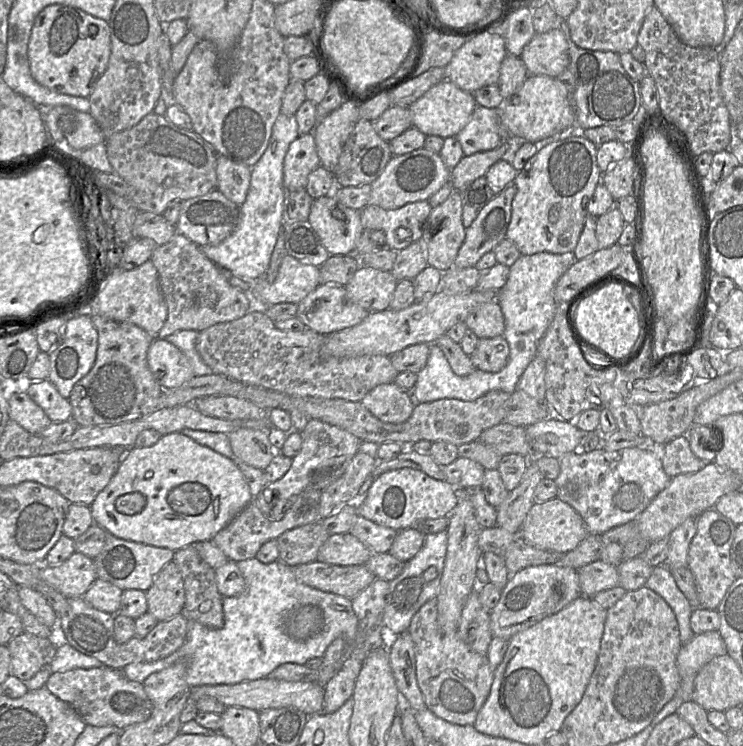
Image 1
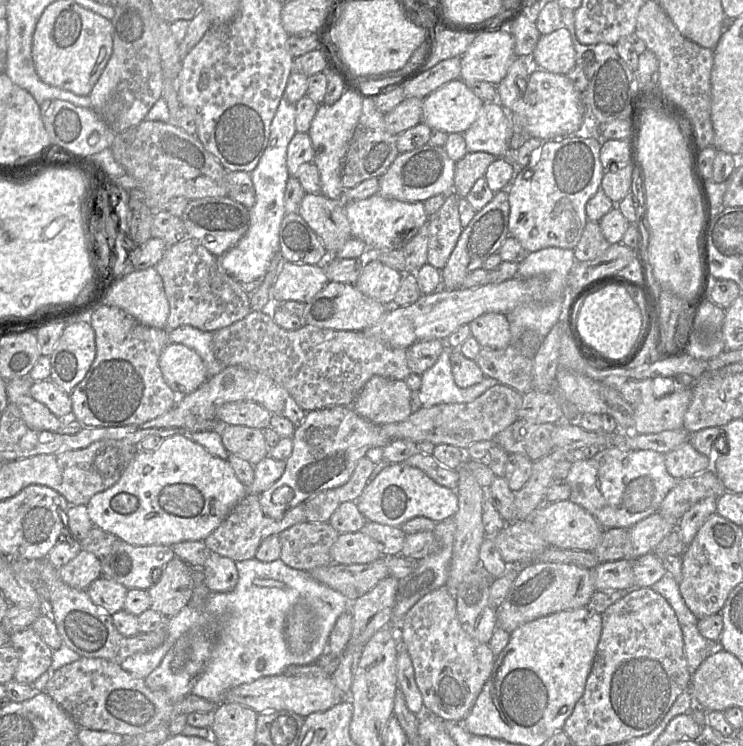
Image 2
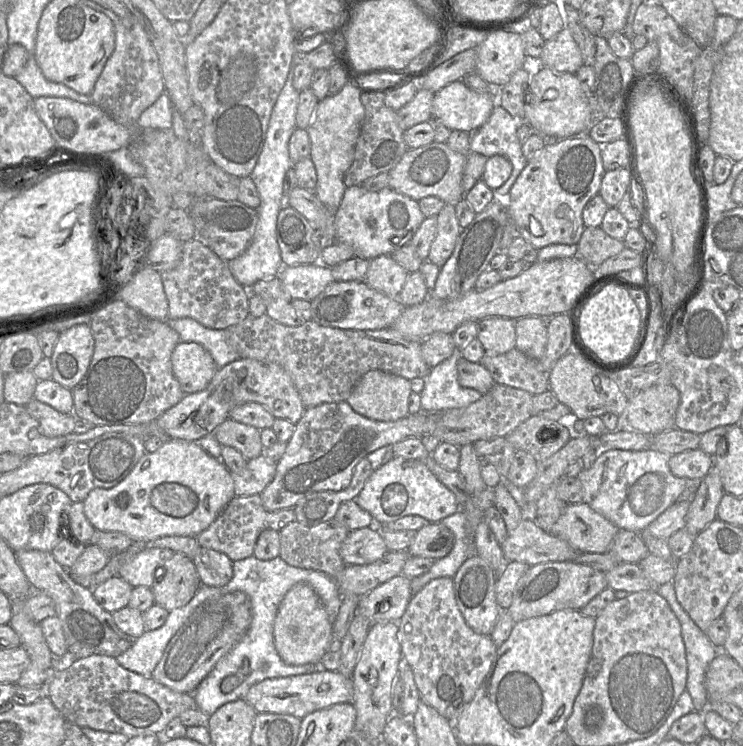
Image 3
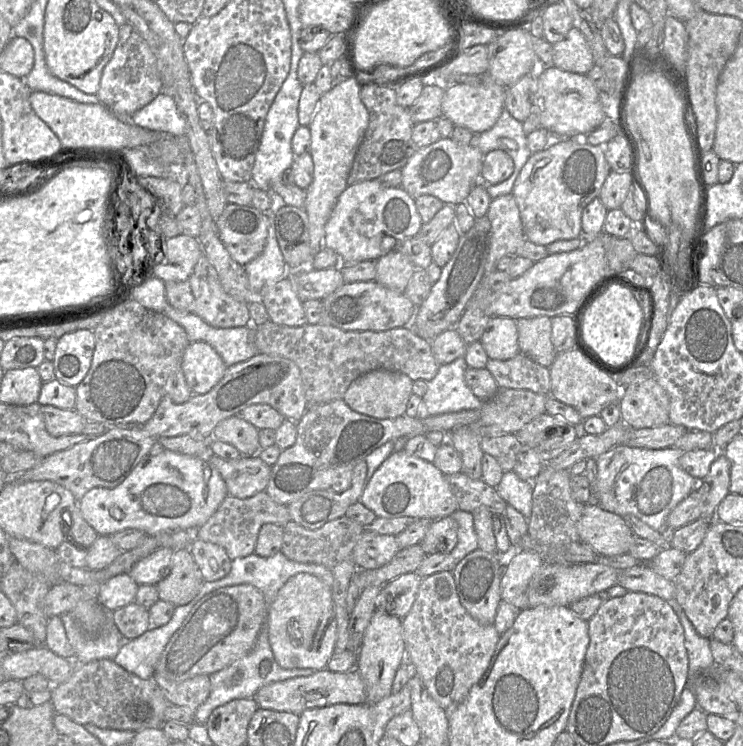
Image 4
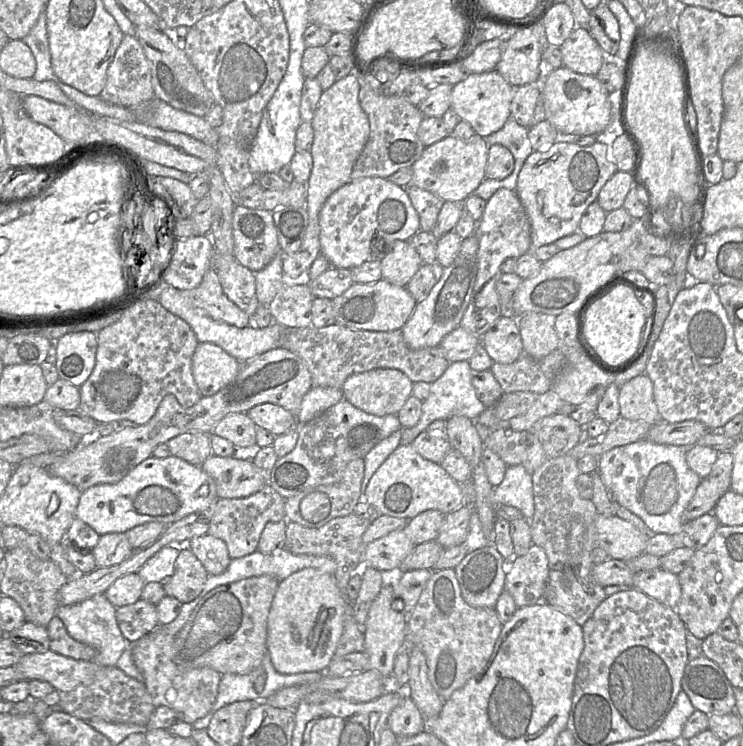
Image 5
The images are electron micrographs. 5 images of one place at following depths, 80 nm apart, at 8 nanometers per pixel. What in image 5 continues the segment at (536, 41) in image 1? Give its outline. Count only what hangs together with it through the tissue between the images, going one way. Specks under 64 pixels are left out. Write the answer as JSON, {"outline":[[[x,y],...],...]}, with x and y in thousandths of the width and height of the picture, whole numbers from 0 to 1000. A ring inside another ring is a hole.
{"outline":[[[774,36],[752,63],[758,88],[773,97],[802,102],[816,72],[791,39]]]}

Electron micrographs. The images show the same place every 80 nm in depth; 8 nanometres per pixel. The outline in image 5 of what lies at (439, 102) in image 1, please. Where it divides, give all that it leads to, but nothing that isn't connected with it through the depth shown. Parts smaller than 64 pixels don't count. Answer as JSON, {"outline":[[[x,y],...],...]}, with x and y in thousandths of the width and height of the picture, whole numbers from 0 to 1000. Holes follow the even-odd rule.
{"outline":[[[668,92],[649,98],[630,98],[624,107],[608,118],[607,146],[631,165],[642,181],[654,184],[673,174],[688,155],[686,142],[692,123],[693,117]]]}

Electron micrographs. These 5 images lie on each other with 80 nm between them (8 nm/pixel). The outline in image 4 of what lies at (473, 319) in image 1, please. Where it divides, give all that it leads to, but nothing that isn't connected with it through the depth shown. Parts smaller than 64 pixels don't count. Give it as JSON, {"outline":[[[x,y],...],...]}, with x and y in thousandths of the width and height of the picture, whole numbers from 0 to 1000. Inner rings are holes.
{"outline":[[[661,425],[647,453],[658,481],[685,483],[700,473],[694,429]]]}

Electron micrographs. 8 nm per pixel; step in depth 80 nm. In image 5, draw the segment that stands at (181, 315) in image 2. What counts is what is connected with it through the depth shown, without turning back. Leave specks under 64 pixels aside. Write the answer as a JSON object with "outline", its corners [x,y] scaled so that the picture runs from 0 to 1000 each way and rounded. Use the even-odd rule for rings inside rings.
{"outline":[[[287,359],[279,362],[264,386],[245,389],[244,393],[258,410],[275,417],[291,430],[320,440],[336,436],[336,424],[308,402],[300,391],[293,369]]]}

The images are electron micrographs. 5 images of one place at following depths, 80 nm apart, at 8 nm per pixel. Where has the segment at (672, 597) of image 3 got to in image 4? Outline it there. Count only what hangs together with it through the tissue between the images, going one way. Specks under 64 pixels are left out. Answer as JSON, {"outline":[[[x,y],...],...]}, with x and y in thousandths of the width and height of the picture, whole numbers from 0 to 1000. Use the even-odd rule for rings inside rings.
{"outline":[[[910,803],[898,806],[913,826],[921,845],[921,862],[926,878],[926,903],[941,902],[961,893],[956,857],[942,853]]]}

